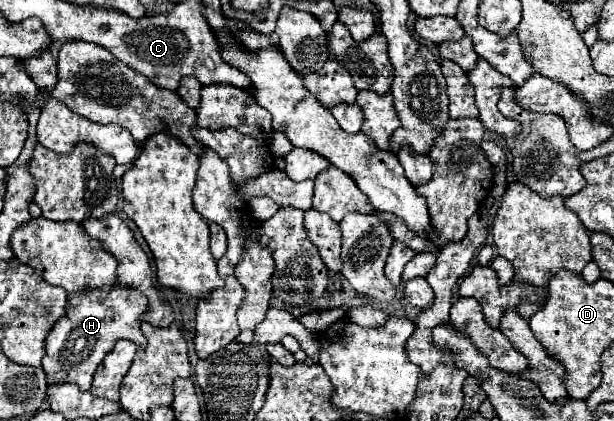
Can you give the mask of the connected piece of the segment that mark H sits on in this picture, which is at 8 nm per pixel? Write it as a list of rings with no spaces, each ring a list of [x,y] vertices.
[[[117,283],[111,293],[85,291],[85,295],[69,295],[67,315],[57,321],[45,339],[45,357],[41,367],[47,375],[47,383],[75,383],[81,391],[87,391],[97,365],[113,349],[117,339],[131,339],[137,345],[145,345],[145,337],[139,329],[141,311],[145,311],[145,297],[135,291],[121,291]]]

